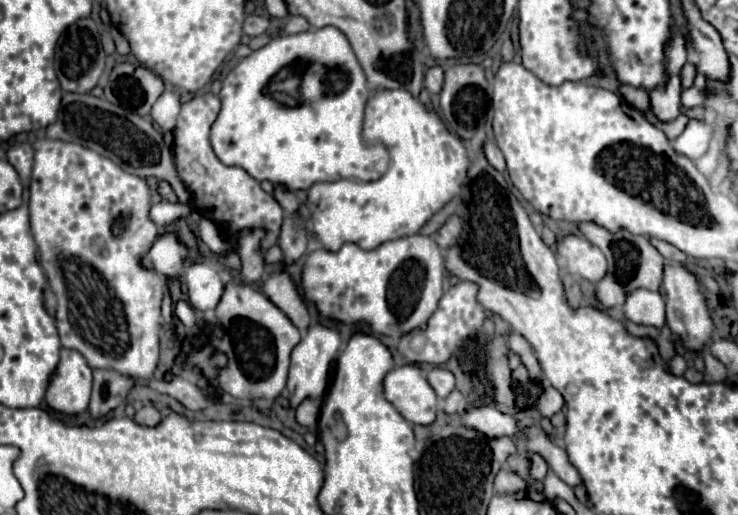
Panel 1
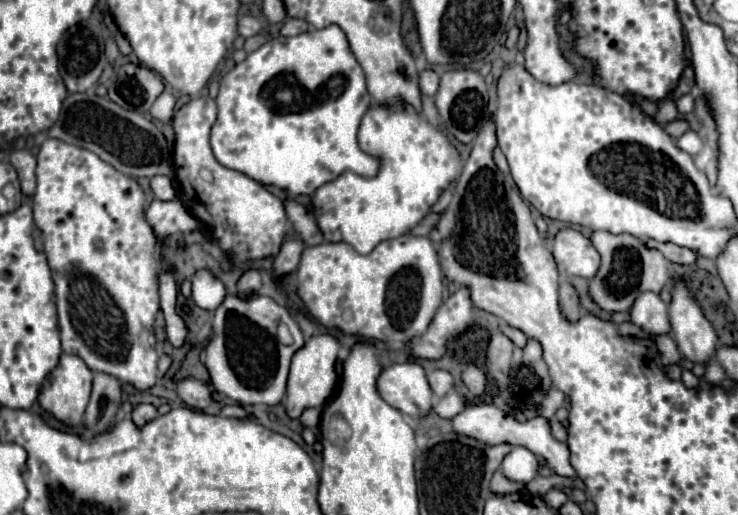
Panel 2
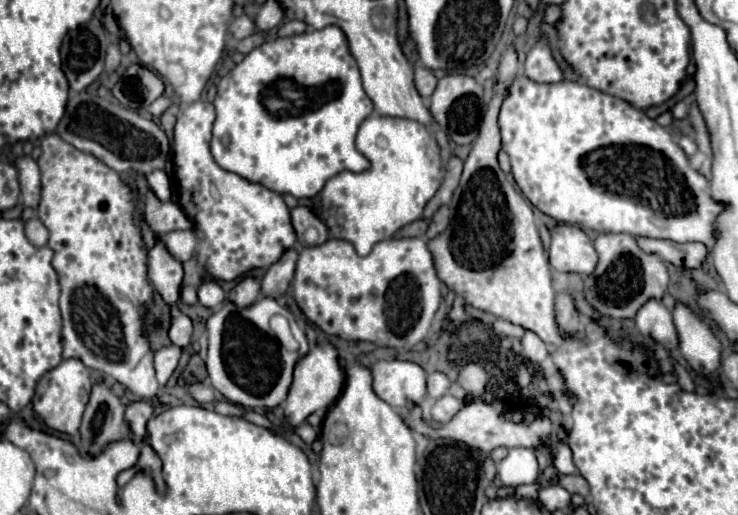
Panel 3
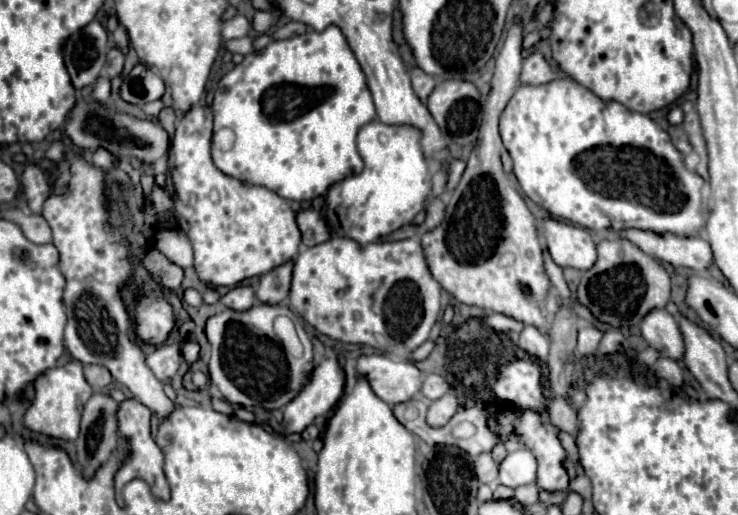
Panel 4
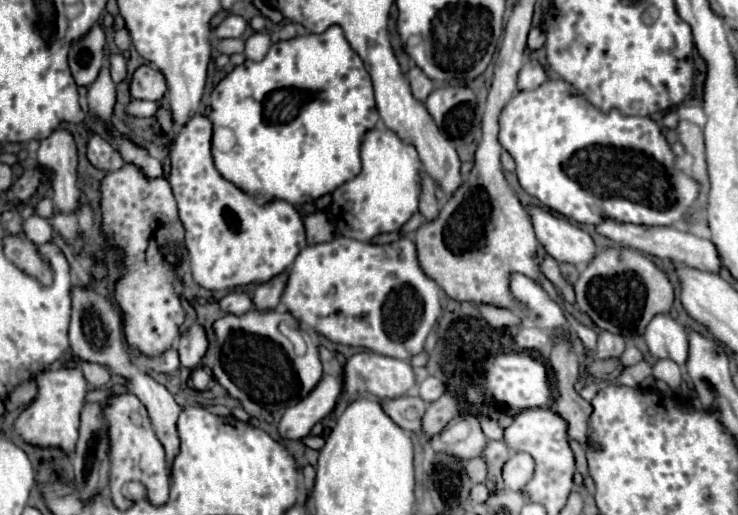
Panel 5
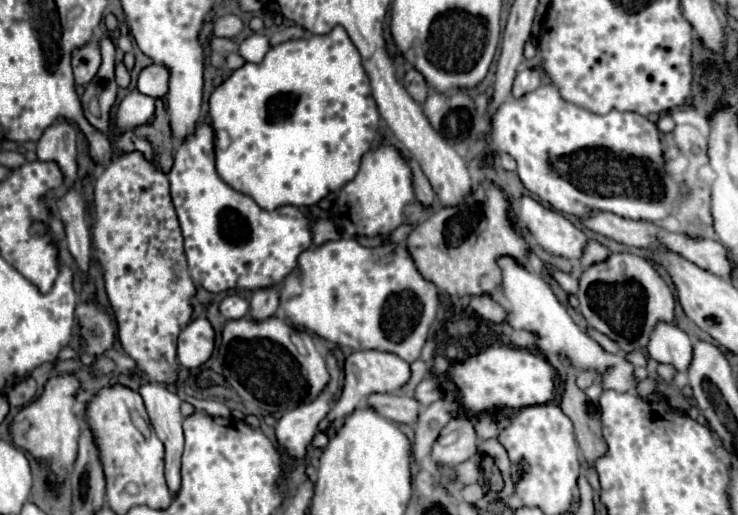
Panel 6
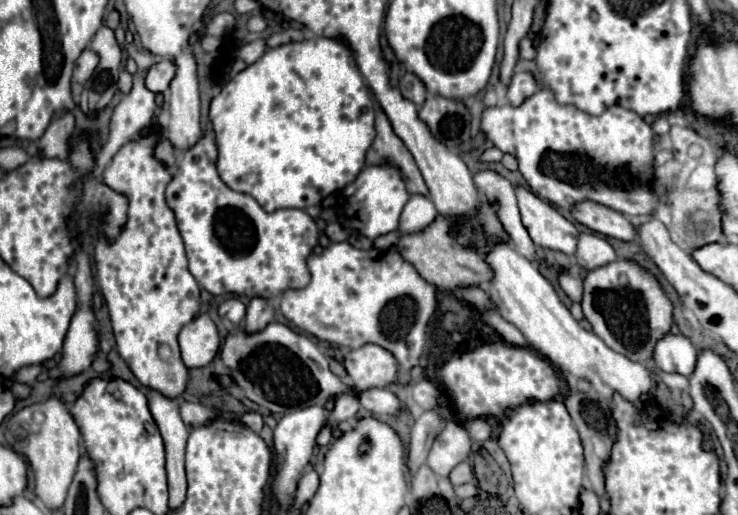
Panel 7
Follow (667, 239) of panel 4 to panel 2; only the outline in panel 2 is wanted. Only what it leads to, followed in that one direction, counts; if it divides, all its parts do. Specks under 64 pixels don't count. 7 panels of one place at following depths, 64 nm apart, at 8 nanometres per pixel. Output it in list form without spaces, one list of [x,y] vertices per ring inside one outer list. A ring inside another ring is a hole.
[[[648,240],[646,242],[650,248],[658,248],[670,262],[676,262],[676,264],[694,264],[696,260],[696,254],[692,250],[684,250],[684,248],[678,248],[676,244],[660,244],[656,240]]]

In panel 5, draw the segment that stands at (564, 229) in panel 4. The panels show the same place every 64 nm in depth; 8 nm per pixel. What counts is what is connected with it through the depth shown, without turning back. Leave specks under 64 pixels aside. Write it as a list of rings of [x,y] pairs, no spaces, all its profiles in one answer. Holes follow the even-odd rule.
[[[528,208],[534,224],[538,242],[556,262],[568,264],[590,264],[596,256],[596,244],[592,236],[576,224],[566,222],[542,208]]]

